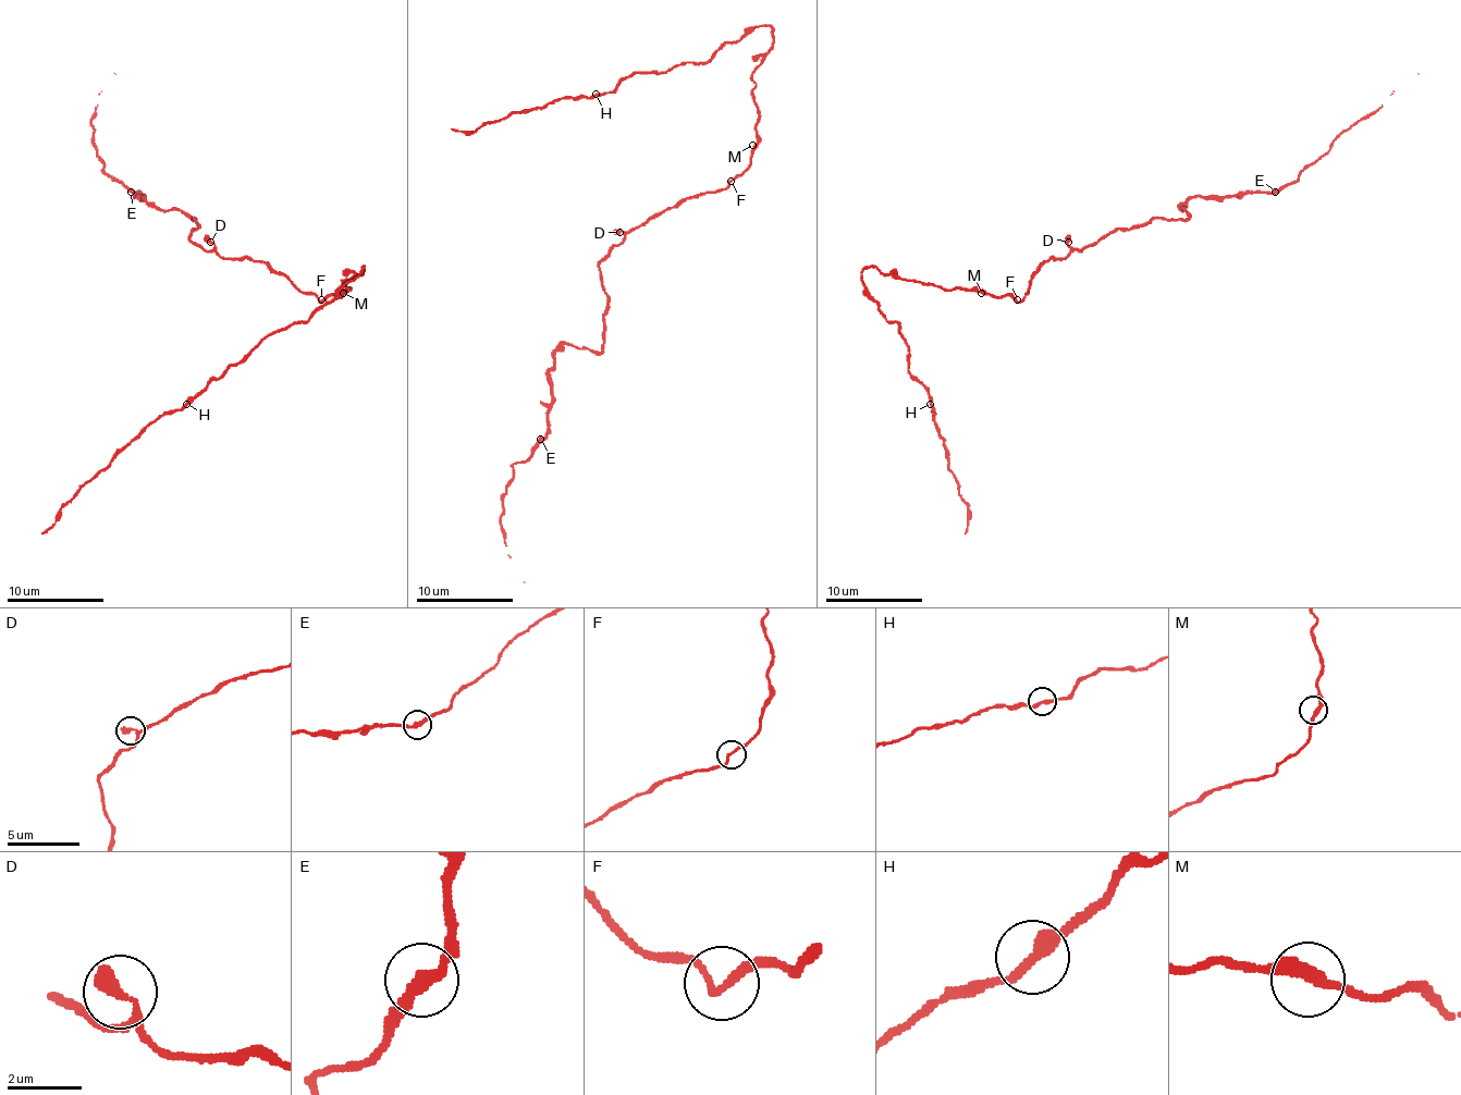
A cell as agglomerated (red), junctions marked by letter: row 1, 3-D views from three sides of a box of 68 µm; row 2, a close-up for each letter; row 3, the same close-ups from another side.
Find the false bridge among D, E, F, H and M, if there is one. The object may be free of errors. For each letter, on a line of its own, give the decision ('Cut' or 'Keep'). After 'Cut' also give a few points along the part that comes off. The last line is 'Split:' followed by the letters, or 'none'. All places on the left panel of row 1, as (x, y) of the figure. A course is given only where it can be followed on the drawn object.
D: Keep
E: Keep
F: Keep
H: Keep
M: Keep
Split: none

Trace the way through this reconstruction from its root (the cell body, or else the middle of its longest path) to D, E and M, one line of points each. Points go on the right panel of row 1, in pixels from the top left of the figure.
D: (1017, 302), (1027, 293), (1034, 273), (1048, 258), (1064, 258), (1070, 251), (1068, 242)
E: (1017, 302), (1048, 258), (1066, 258), (1155, 218), (1185, 220), (1185, 206), (1199, 196), (1276, 191)
M: (1017, 302), (1010, 295), (991, 297), (981, 293)

